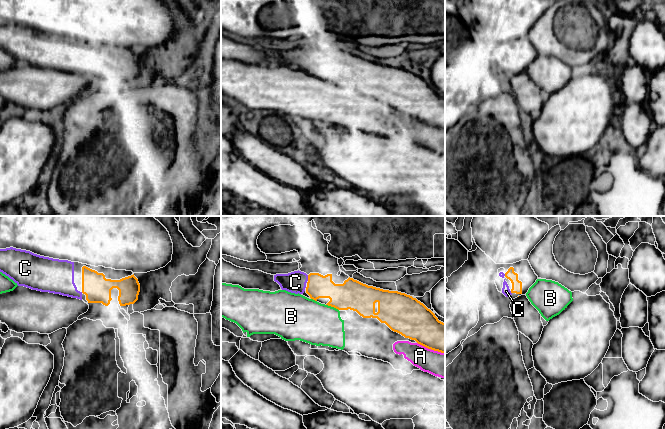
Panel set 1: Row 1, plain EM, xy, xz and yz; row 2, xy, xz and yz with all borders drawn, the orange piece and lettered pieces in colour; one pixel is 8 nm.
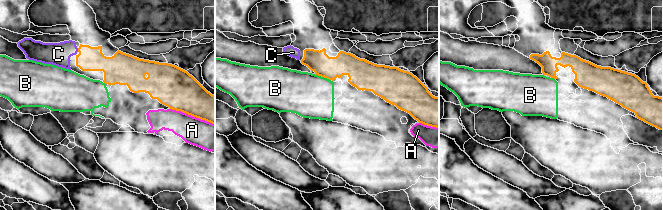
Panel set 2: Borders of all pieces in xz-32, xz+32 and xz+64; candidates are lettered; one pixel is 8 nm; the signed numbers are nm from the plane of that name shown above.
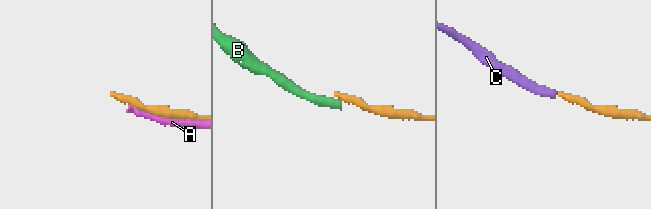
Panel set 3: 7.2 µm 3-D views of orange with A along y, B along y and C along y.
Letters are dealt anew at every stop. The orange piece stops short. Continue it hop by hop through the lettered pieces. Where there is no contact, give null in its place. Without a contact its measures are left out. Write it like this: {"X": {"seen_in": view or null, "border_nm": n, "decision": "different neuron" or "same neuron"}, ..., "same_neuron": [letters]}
{"A": {"seen_in": "xz", "border_nm": 240, "decision": "different neuron"}, "B": {"seen_in": "xz", "border_nm": 120, "decision": "different neuron"}, "C": {"seen_in": "xz", "border_nm": 50, "decision": "same neuron"}, "same_neuron": ["C"]}

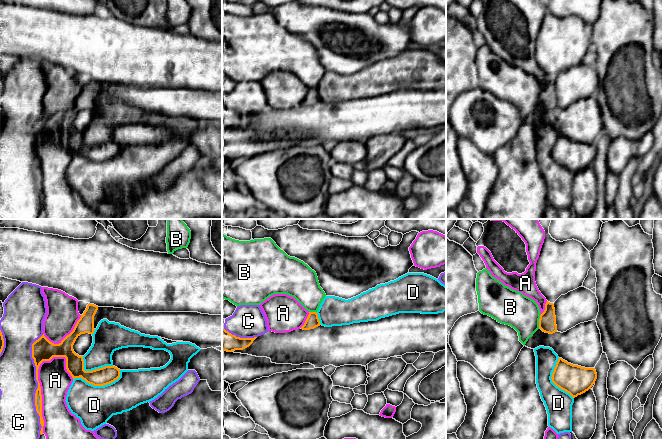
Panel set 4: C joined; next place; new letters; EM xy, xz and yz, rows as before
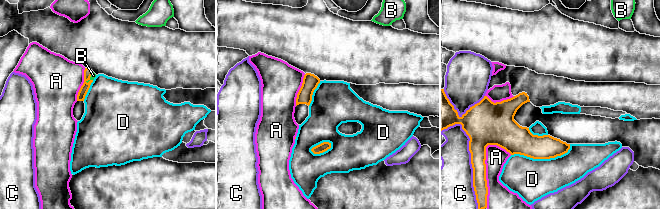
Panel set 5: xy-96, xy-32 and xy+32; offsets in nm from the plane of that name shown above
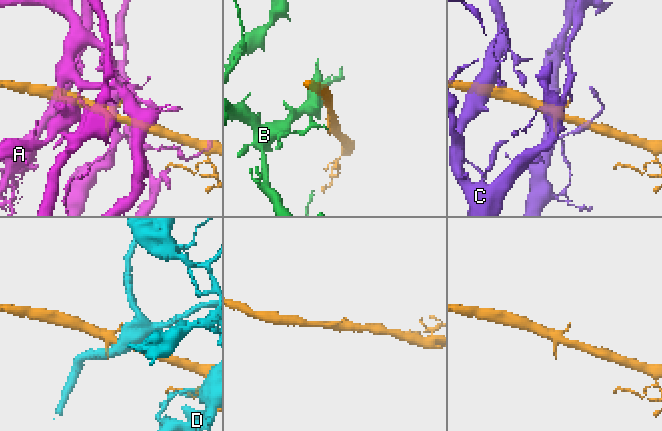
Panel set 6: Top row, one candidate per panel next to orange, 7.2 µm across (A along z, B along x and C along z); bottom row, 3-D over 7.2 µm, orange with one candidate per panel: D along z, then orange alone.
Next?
{"A": {"seen_in": "xy", "border_nm": 650, "decision": "different neuron"}, "B": {"seen_in": "yz", "border_nm": 120, "decision": "different neuron"}, "C": {"seen_in": "xy", "border_nm": 800, "decision": "different neuron"}, "D": {"seen_in": "xy", "border_nm": 400, "decision": "different neuron"}, "same_neuron": []}

